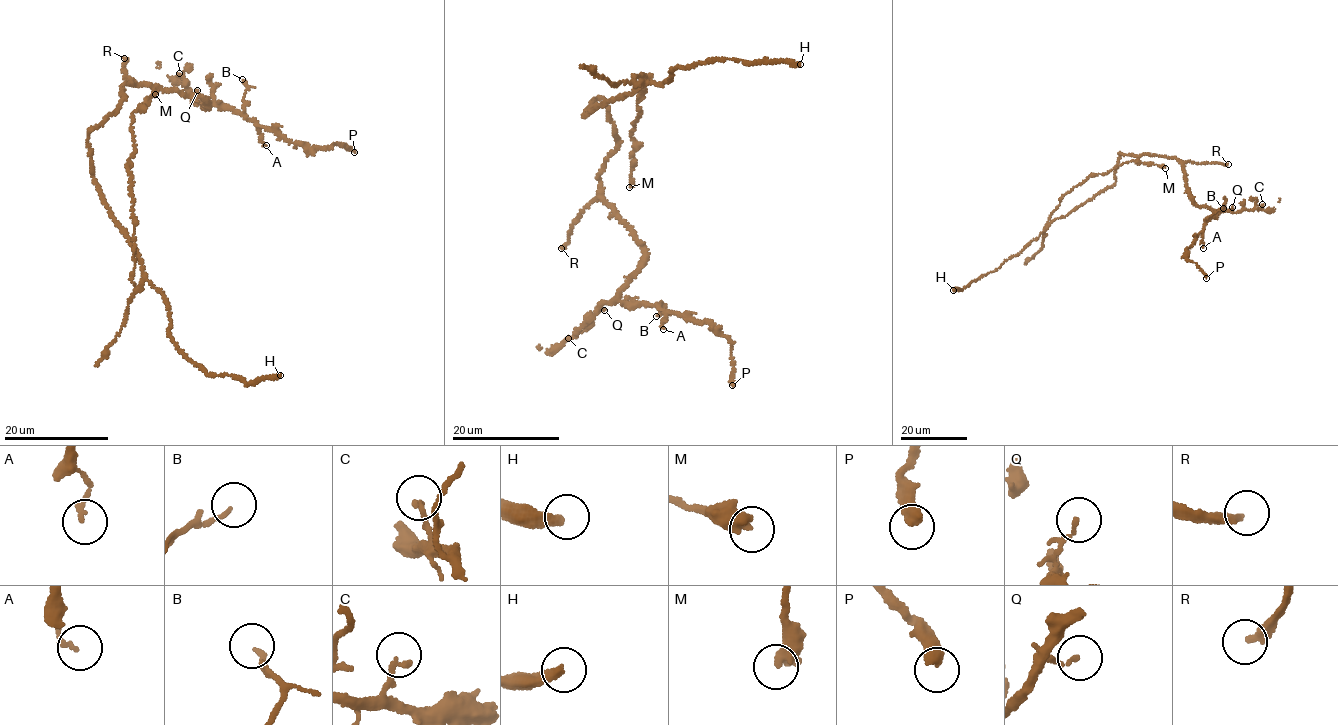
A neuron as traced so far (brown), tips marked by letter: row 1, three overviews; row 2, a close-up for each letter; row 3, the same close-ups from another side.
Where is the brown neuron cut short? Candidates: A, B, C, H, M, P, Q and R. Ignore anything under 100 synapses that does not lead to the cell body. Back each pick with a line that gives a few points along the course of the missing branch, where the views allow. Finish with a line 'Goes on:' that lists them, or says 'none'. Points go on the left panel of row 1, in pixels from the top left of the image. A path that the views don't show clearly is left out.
Goes on: H, R

